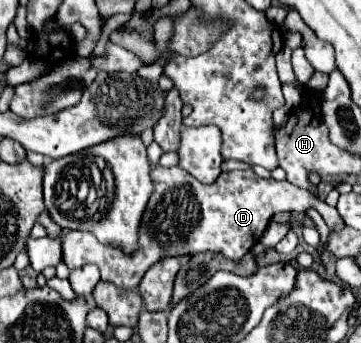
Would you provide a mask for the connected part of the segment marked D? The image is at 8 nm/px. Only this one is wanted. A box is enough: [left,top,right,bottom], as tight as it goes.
[63,165,345,289]

